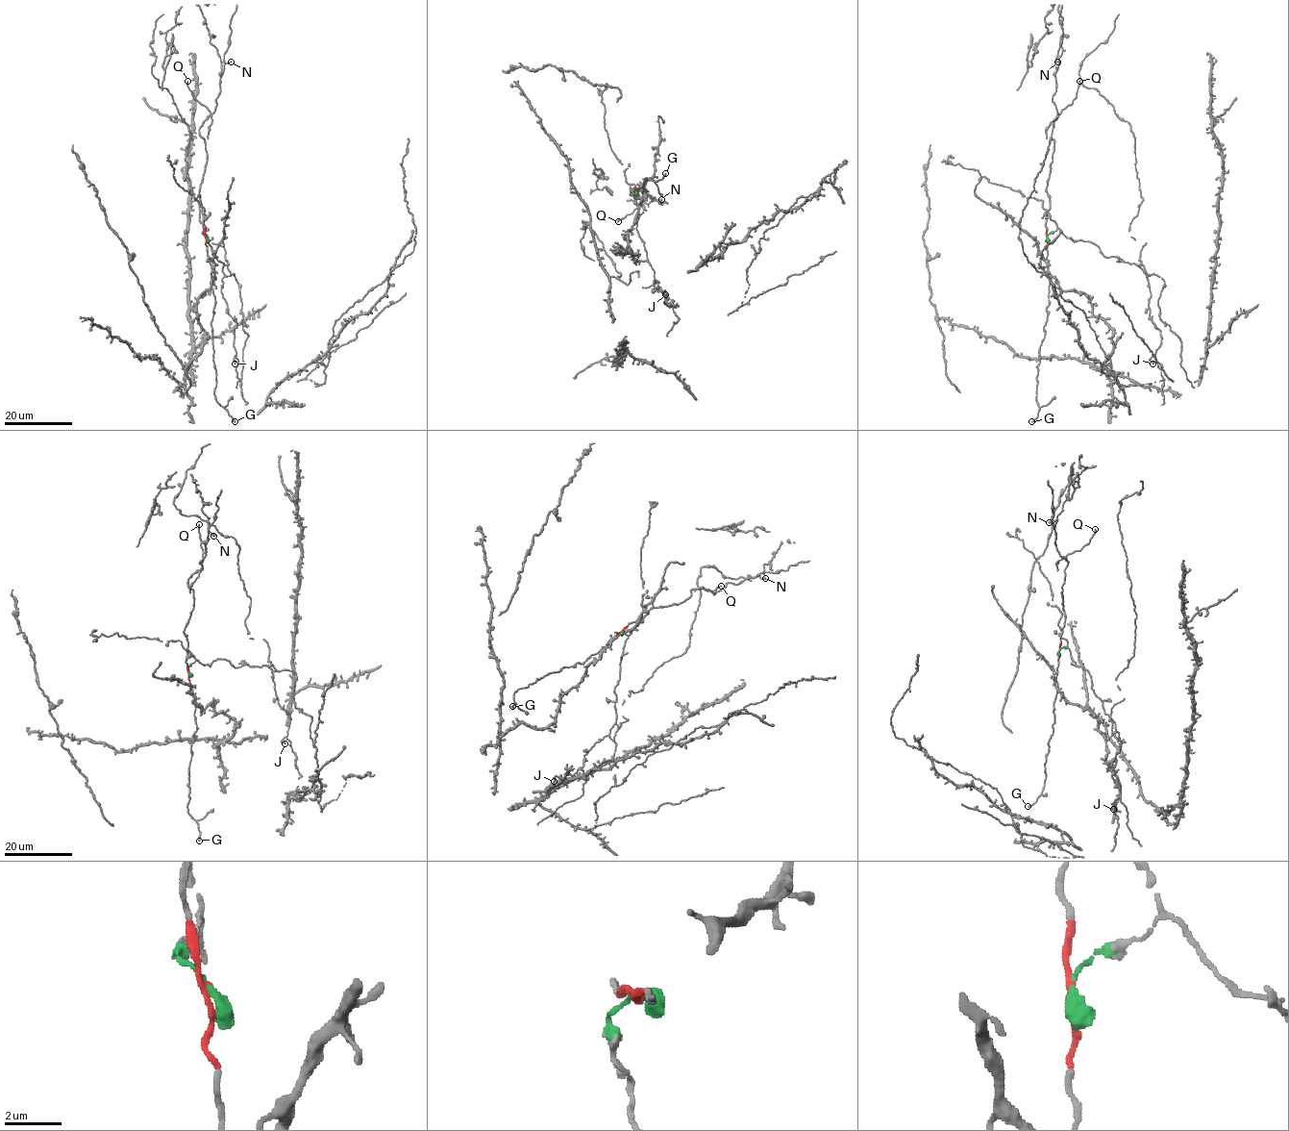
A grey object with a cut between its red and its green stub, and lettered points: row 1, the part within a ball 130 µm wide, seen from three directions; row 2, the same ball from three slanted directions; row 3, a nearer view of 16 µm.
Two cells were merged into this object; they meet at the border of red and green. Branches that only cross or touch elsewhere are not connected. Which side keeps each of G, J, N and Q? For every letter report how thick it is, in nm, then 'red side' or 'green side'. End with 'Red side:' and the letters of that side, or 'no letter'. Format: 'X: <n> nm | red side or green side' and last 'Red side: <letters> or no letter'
G: 300 nm | red side
J: 320 nm | green side
N: 280 nm | red side
Q: 140 nm | red side
Red side: G, N, Q

